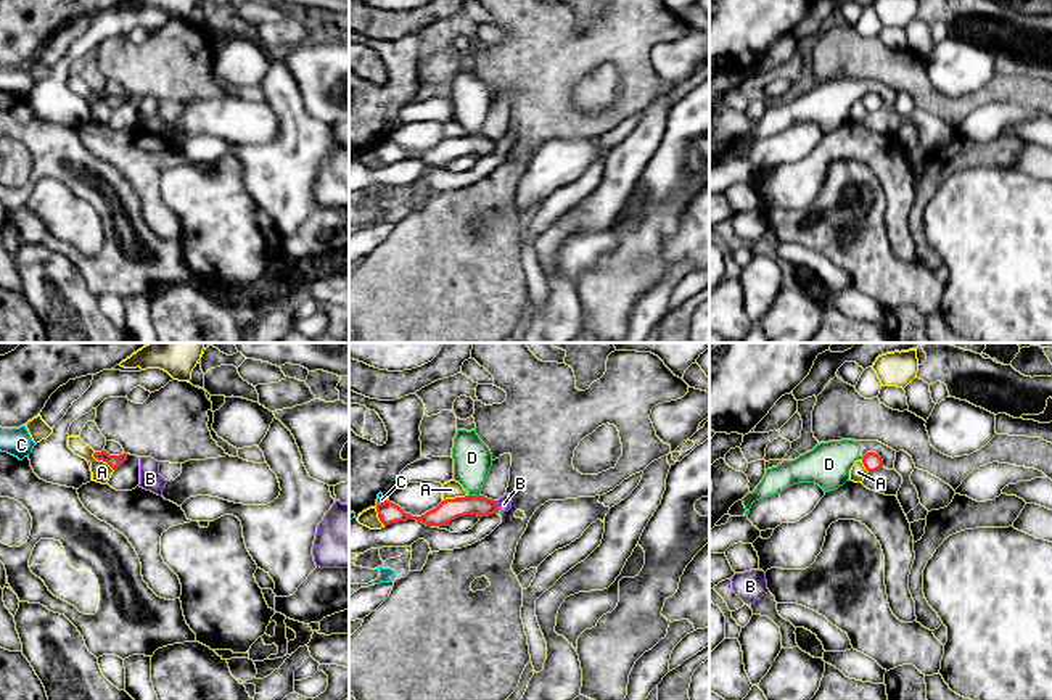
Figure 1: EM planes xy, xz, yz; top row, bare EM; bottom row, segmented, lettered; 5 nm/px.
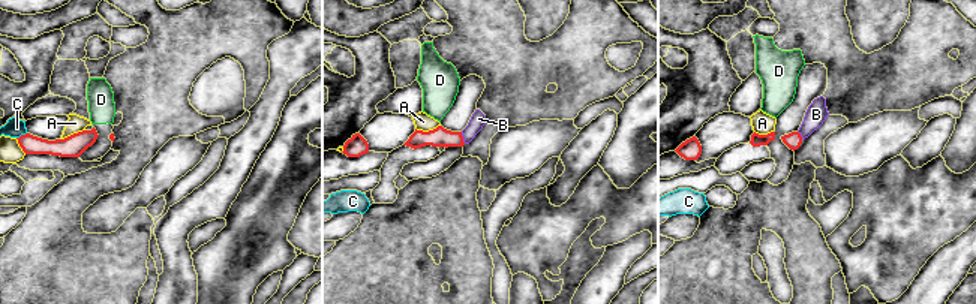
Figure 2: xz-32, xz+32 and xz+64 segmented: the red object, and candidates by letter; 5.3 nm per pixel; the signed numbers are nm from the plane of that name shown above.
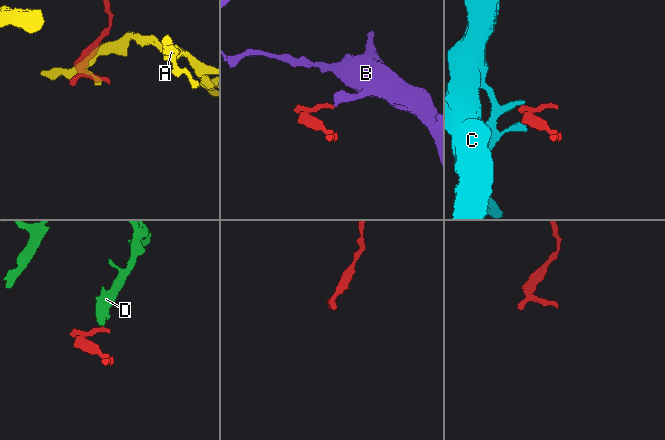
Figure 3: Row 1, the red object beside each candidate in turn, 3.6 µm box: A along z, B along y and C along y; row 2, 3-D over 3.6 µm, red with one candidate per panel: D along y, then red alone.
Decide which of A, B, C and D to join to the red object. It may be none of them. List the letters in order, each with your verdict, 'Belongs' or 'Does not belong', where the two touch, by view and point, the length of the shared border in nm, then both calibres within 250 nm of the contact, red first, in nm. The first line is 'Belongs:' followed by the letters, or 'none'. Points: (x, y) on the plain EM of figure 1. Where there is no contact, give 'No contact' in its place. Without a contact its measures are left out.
Belongs: none
A: Does not belong. Touches red at xz (456, 137). Shared border 130 nm. Thickness 110 nm (red) against 90 nm
B: Does not belong. Touches red at xz (496, 145). Shared border 50 nm. Thickness 110 nm (red) against 70 nm
C: Does not belong. Touches red at xz (382, 142). Shared border 60 nm. Thickness 110 nm (red) against 40 nm
D: Does not belong. Touches red at xz (475, 135). Shared border 60 nm. Thickness 110 nm (red) against 190 nm

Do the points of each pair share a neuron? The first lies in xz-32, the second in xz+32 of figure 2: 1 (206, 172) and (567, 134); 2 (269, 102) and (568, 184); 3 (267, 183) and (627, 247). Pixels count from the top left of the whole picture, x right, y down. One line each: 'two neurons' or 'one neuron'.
1: two neurons
2: one neuron
3: two neurons

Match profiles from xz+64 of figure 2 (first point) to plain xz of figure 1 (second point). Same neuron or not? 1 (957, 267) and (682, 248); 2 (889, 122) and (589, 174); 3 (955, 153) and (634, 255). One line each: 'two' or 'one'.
1: two
2: two
3: one

